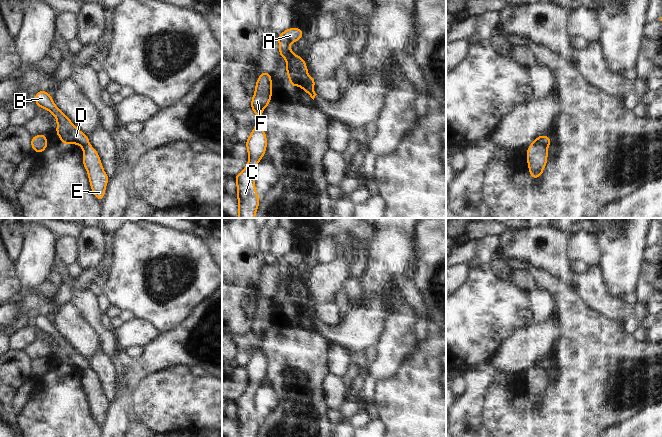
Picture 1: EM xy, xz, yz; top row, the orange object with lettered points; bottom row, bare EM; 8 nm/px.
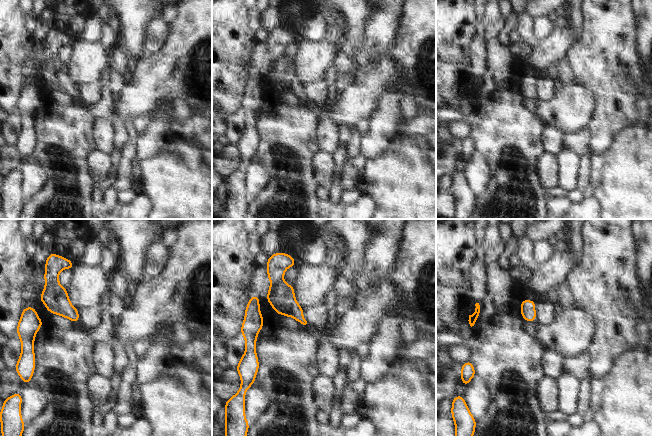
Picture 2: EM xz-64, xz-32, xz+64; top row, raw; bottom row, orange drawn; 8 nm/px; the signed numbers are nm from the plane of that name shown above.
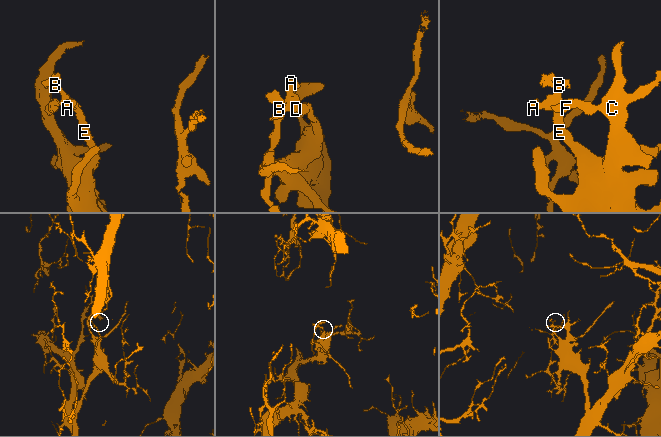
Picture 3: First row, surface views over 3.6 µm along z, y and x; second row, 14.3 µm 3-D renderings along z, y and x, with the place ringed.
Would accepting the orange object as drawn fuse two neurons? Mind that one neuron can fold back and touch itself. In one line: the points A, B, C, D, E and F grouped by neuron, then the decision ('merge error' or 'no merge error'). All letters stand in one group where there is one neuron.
A B D / C E F | merge error

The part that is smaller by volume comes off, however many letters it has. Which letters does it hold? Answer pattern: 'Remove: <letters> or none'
Remove: A, B, D

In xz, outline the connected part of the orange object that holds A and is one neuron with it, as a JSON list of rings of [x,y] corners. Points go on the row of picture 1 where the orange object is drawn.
[[[300,28],[286,29],[278,37],[279,54],[286,59],[286,74],[289,77],[291,87],[301,86],[302,91],[307,92],[314,100],[317,95],[309,83],[307,65],[303,57],[297,56],[290,48],[291,42],[297,42],[303,37],[303,30]]]

